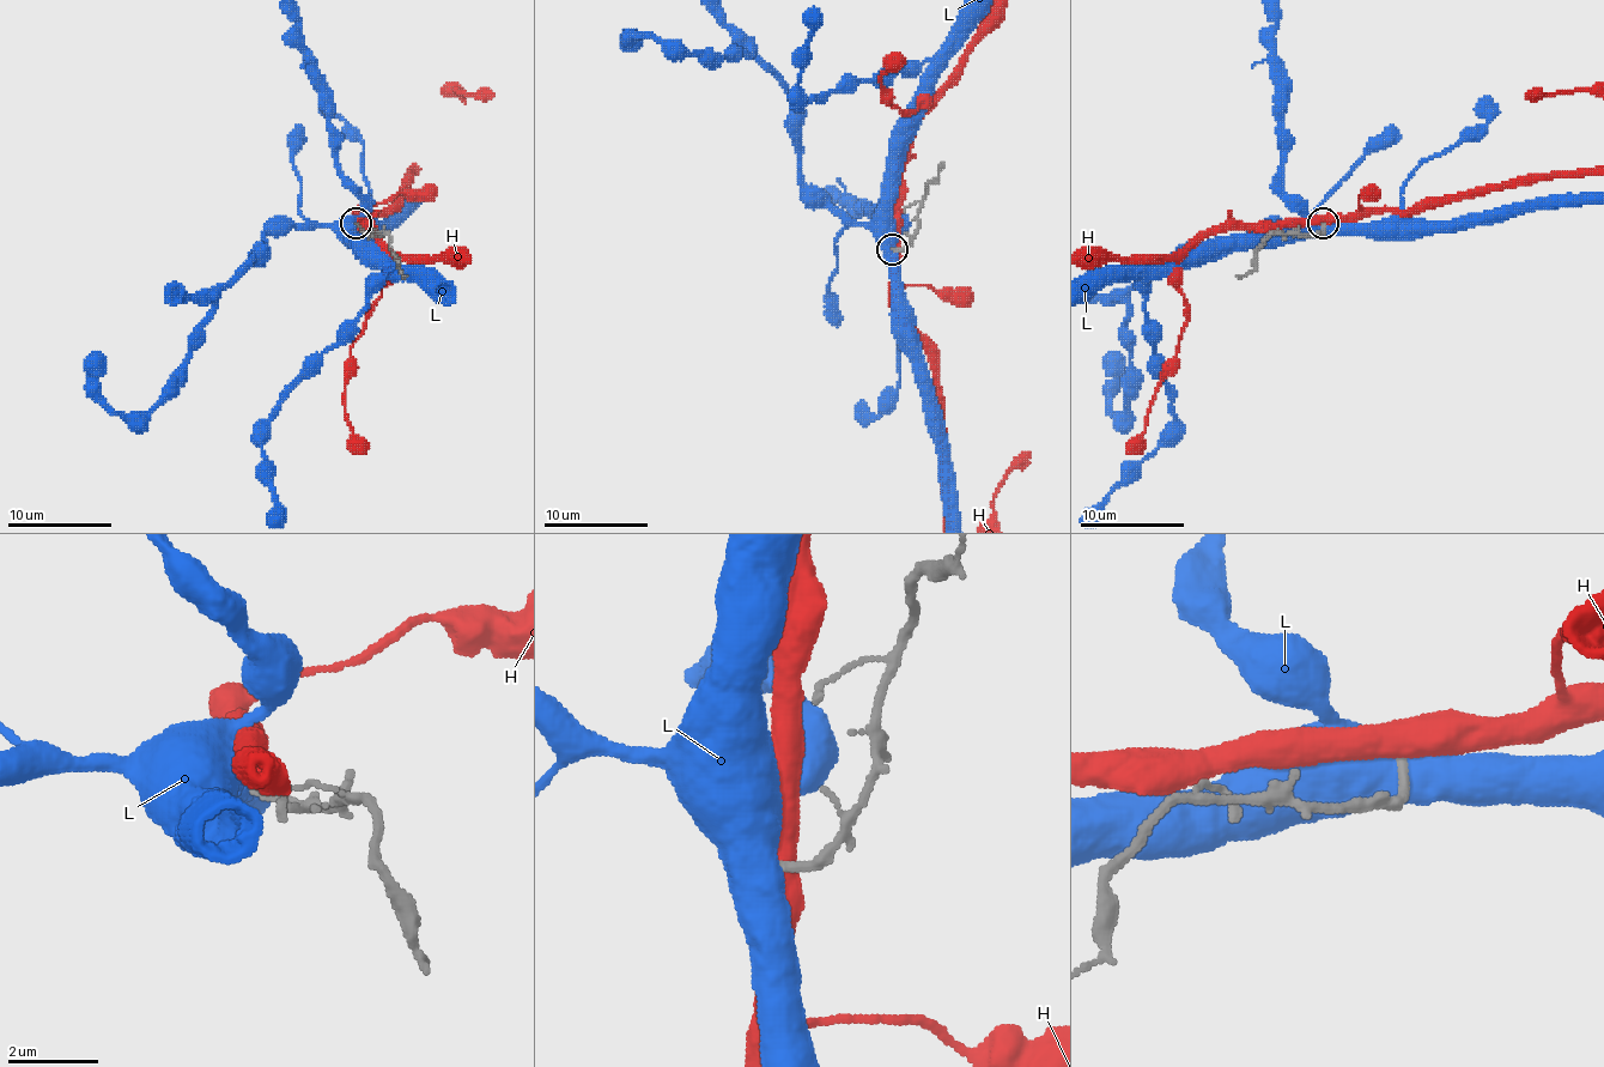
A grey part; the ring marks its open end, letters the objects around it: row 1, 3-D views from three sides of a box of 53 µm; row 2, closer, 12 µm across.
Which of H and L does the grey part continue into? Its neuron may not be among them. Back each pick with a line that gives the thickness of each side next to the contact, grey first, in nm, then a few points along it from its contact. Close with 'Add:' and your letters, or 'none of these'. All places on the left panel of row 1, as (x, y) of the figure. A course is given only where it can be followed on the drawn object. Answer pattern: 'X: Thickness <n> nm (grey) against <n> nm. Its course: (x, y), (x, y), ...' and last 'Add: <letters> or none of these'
Add: none of these

